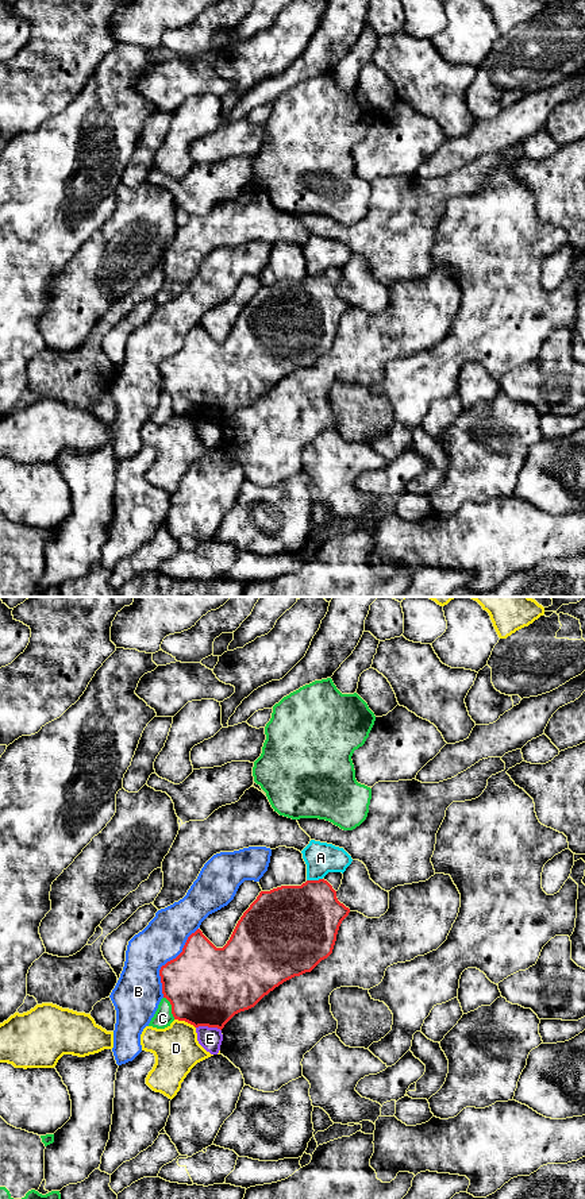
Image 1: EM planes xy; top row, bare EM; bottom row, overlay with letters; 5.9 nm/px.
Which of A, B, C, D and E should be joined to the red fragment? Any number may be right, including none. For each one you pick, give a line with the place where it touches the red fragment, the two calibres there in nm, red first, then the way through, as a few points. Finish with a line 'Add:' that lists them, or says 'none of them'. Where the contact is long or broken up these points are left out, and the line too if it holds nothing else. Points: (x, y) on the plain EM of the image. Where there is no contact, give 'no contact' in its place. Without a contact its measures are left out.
Add: none of them

